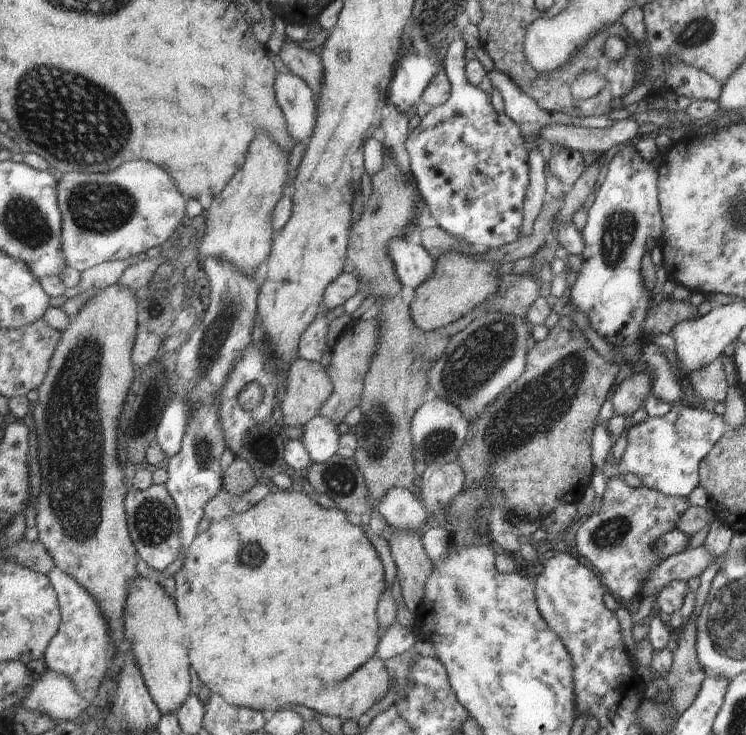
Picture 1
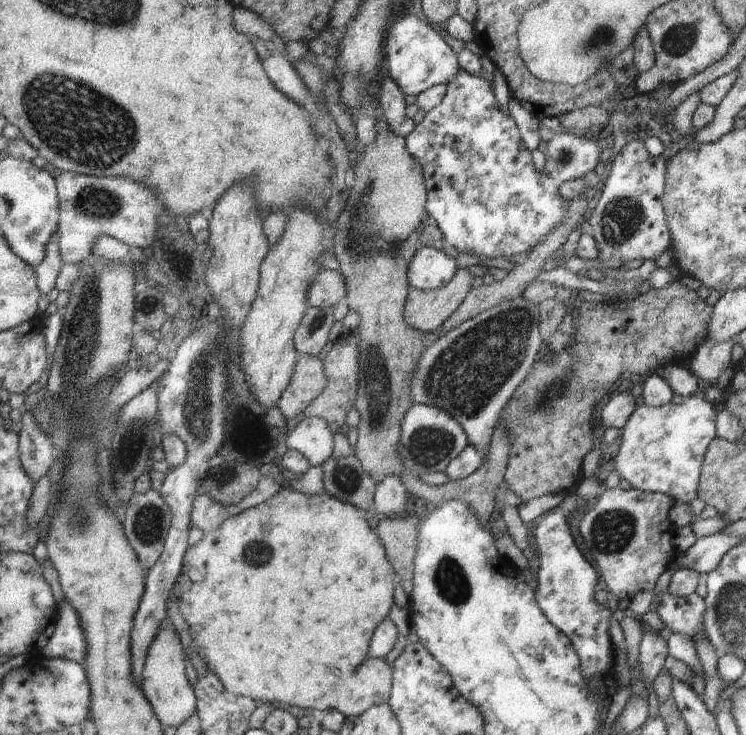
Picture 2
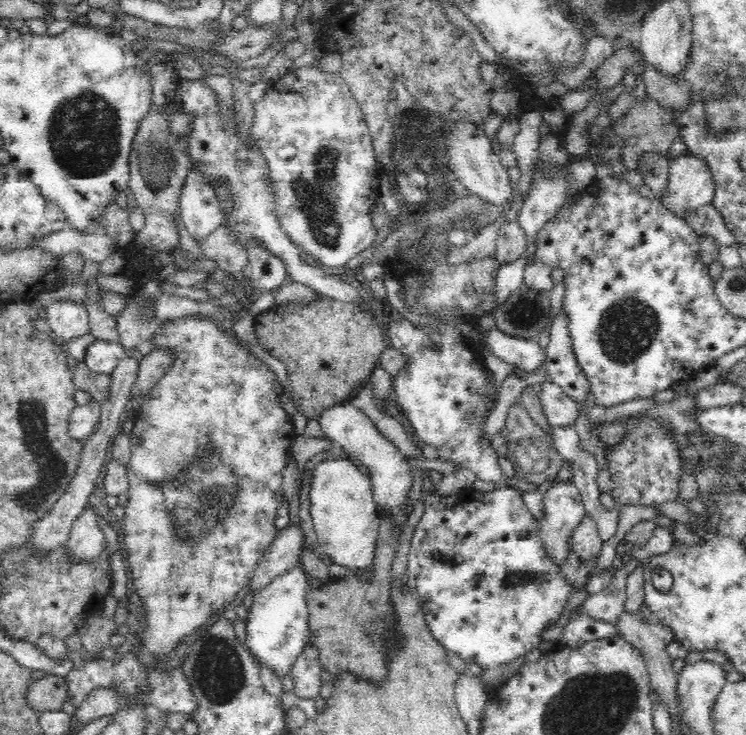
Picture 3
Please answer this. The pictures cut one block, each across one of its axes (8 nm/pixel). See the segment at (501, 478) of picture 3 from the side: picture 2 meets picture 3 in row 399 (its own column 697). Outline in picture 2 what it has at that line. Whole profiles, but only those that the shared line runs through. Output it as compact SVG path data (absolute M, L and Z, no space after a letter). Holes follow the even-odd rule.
M703 396L684 397L679 404L651 408L638 401L625 426L620 428L616 445L609 455L615 473L631 489L664 494L674 502L688 503L696 497L700 464L706 446L716 437L716 411Z

